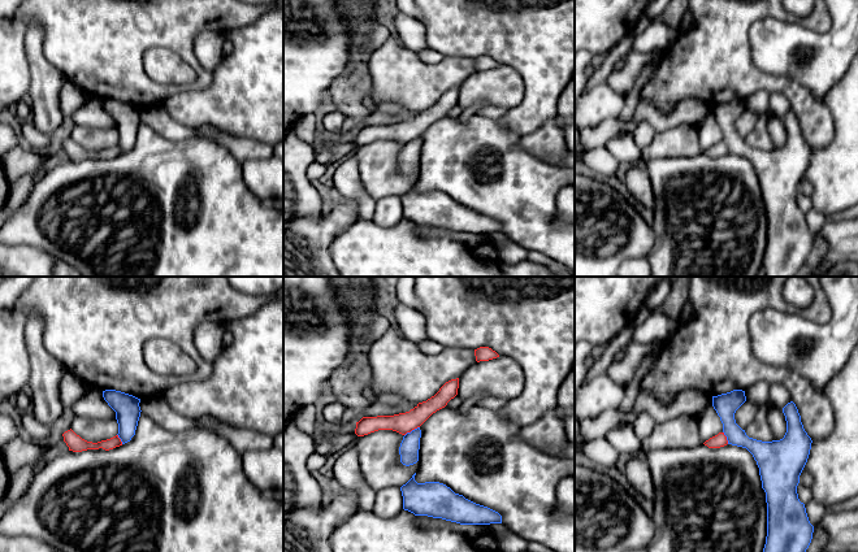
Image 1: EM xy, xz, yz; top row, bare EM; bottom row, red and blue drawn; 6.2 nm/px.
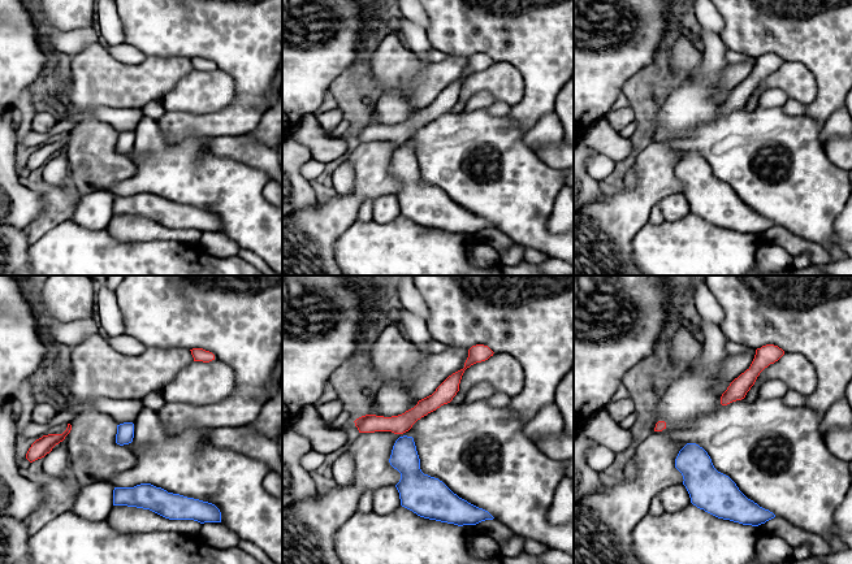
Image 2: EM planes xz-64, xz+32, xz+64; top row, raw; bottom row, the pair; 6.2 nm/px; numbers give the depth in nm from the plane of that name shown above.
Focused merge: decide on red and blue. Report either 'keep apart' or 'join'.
keep apart

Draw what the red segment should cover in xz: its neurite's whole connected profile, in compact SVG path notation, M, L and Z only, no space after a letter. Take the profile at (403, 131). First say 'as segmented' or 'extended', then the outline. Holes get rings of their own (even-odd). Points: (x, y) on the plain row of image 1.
as segmented; M459 87L446 91L439 100L419 112L413 118L394 125L363 126L356 131L355 143L364 145L378 139L393 139L402 144L420 136L433 122L445 117L458 104Z

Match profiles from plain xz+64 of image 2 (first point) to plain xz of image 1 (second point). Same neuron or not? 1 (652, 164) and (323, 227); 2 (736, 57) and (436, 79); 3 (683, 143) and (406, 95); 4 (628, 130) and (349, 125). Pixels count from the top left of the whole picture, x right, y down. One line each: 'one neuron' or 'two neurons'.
1: one neuron
2: two neurons
3: two neurons
4: one neuron

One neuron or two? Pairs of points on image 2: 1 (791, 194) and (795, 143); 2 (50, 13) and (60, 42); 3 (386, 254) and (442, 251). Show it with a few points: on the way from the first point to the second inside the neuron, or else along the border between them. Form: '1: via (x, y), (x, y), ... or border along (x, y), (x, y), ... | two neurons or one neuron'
1: via (791, 181), (795, 156) | one neuron
2: border along (44, 25), (61, 30), (77, 30), (86, 26) | two neurons
3: via (401, 254), (428, 254) | one neuron

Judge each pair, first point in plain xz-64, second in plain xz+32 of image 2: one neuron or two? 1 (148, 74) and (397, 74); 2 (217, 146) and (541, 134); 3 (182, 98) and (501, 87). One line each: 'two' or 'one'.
1: one
2: one
3: one

